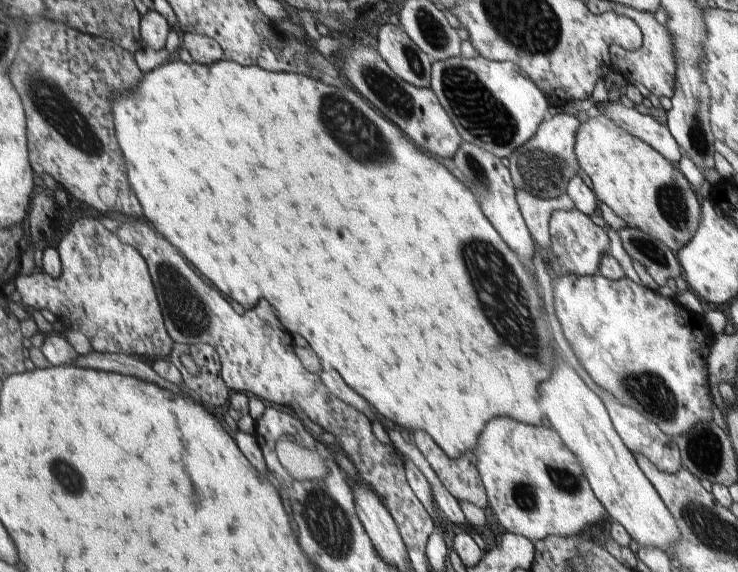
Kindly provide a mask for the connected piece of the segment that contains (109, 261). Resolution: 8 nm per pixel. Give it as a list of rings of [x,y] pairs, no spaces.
[[[82,217],[75,220],[58,242],[57,252],[62,262],[61,276],[52,278],[47,273],[34,271],[28,276],[16,278],[15,285],[21,297],[21,306],[35,308],[36,311],[48,309],[56,315],[64,328],[81,332],[98,353],[119,353],[126,355],[160,356],[167,358],[172,350],[172,340],[166,330],[160,304],[154,292],[154,284],[147,262],[138,249],[119,240],[98,218]]]

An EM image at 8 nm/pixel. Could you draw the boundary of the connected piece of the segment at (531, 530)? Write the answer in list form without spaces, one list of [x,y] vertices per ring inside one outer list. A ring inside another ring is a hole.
[[[512,417],[489,420],[473,451],[482,477],[489,506],[506,531],[520,534],[534,543],[546,536],[576,536],[586,526],[603,524],[608,516],[604,505],[596,498],[576,455],[563,443],[556,429],[521,423]]]

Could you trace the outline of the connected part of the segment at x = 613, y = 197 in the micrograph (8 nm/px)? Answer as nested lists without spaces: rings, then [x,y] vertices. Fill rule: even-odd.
[[[604,115],[583,116],[575,138],[575,153],[580,168],[592,180],[596,196],[627,222],[642,232],[660,239],[670,250],[678,252],[692,240],[701,221],[701,205],[696,199],[696,190],[688,182],[678,165],[670,162],[646,141],[636,138]]]

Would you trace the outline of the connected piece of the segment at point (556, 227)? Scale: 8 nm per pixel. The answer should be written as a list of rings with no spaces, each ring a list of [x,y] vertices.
[[[578,209],[566,211],[554,211],[550,220],[551,248],[562,270],[575,275],[593,275],[599,272],[599,264],[602,255],[610,252],[610,239],[602,227],[596,226],[589,216]]]

